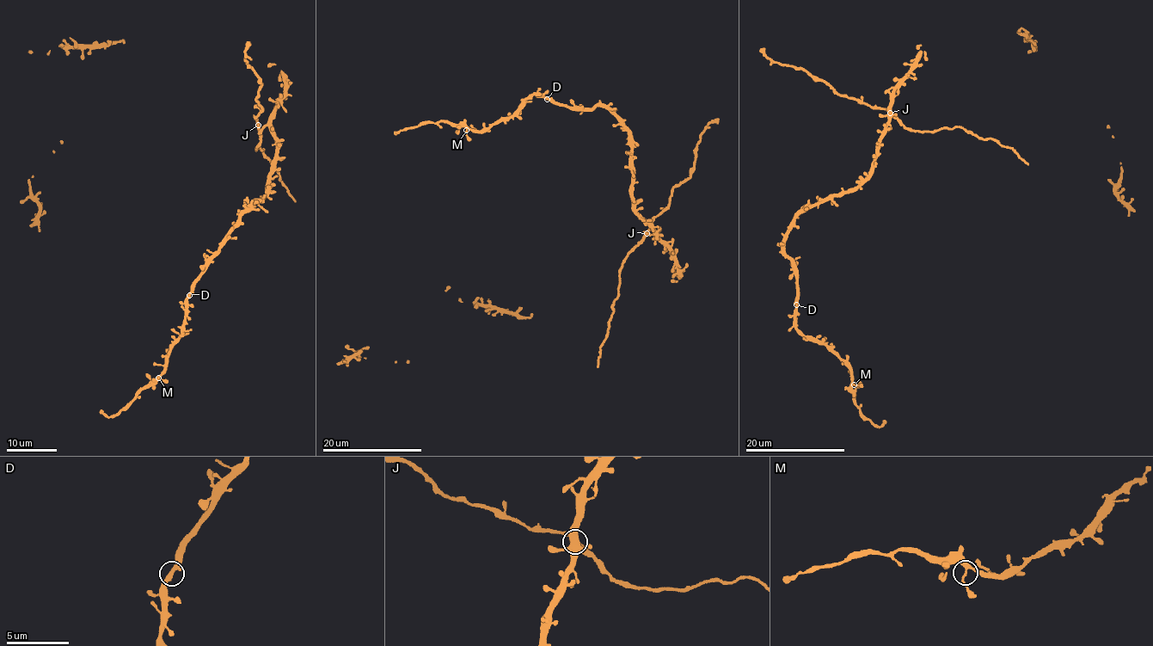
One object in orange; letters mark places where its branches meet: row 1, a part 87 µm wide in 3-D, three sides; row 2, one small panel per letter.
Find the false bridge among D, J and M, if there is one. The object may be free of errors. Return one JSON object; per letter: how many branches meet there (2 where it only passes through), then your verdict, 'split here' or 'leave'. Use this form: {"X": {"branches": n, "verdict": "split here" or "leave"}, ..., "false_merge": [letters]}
{"D": {"branches": 3, "verdict": "leave"}, "J": {"branches": 3, "verdict": "leave"}, "M": {"branches": 3, "verdict": "leave"}, "false_merge": []}

